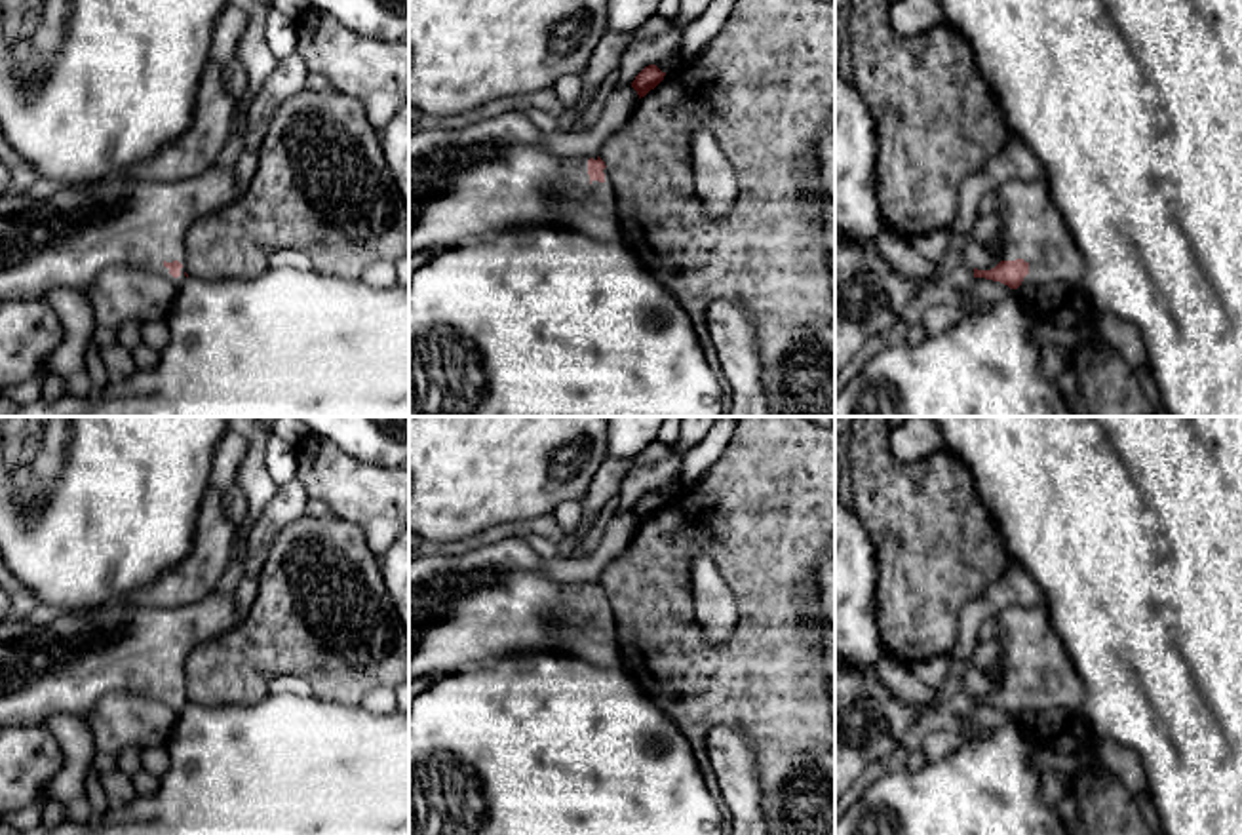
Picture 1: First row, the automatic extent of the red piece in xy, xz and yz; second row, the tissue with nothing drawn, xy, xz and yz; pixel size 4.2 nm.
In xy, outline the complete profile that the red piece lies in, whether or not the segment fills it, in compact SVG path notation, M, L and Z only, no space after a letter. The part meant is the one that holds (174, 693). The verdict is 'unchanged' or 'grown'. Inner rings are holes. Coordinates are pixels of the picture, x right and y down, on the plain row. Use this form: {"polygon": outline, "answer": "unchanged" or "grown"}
{"polygon": "M213 592L192 605L167 609L110 603L63 612L48 626L6 618L0 622L0 728L46 725L55 713L86 719L108 692L137 692L179 713L188 704L184 664L190 651L242 622L234 592Z", "answer": "grown"}

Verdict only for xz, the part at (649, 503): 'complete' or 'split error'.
complete

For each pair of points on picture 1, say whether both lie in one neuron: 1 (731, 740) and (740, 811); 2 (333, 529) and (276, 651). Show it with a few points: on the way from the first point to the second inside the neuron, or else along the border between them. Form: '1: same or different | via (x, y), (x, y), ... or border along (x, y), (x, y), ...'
1: same | via (733, 757), (740, 794)
2: same | via (297, 544), (276, 563), (276, 615)

